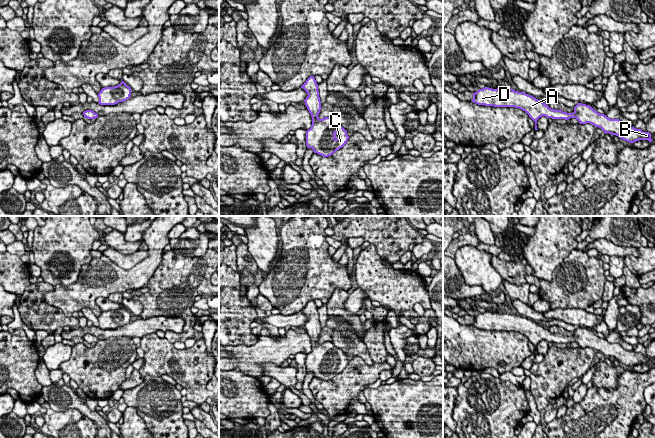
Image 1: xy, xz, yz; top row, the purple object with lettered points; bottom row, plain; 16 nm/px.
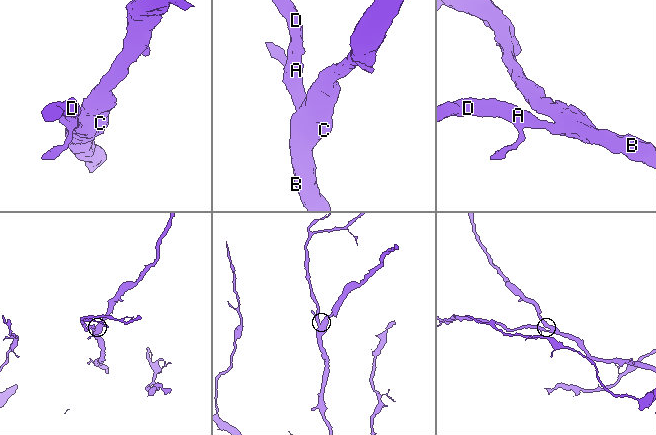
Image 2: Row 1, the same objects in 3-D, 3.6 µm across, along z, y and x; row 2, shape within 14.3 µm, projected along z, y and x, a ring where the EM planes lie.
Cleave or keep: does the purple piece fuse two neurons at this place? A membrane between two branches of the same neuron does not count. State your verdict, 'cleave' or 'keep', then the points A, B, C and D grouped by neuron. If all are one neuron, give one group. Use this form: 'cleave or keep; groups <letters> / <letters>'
keep; groups A B C D

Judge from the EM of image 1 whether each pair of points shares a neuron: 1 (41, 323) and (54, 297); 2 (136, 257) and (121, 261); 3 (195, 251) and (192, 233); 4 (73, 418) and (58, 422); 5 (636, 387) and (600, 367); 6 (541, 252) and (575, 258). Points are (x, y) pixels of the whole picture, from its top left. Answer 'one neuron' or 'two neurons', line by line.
1: two neurons
2: one neuron
3: one neuron
4: one neuron
5: two neurons
6: two neurons

